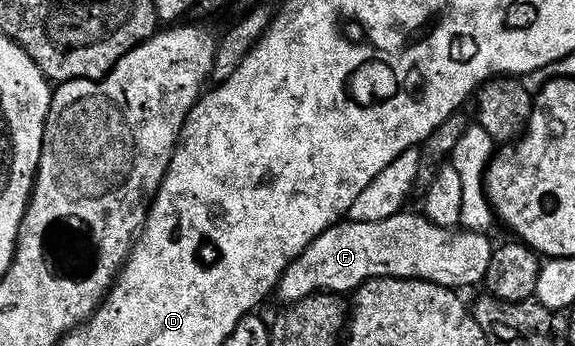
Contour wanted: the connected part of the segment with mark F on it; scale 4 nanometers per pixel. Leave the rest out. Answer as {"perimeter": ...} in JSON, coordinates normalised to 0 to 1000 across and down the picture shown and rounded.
{"perimeter":[[[711,604],[666,639],[595,639],[563,668],[496,780],[478,853],[496,882],[553,847],[584,847],[600,858],[642,806],[734,806],[783,835],[823,829],[828,818],[837,824],[861,723],[861,702],[847,682],[814,662],[790,673],[783,659],[757,653],[737,618],[717,621]]]}

